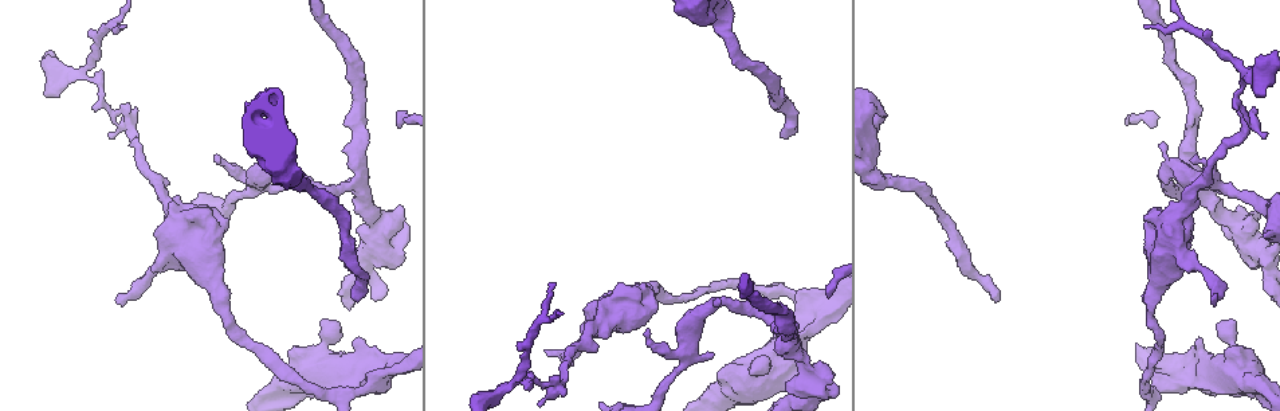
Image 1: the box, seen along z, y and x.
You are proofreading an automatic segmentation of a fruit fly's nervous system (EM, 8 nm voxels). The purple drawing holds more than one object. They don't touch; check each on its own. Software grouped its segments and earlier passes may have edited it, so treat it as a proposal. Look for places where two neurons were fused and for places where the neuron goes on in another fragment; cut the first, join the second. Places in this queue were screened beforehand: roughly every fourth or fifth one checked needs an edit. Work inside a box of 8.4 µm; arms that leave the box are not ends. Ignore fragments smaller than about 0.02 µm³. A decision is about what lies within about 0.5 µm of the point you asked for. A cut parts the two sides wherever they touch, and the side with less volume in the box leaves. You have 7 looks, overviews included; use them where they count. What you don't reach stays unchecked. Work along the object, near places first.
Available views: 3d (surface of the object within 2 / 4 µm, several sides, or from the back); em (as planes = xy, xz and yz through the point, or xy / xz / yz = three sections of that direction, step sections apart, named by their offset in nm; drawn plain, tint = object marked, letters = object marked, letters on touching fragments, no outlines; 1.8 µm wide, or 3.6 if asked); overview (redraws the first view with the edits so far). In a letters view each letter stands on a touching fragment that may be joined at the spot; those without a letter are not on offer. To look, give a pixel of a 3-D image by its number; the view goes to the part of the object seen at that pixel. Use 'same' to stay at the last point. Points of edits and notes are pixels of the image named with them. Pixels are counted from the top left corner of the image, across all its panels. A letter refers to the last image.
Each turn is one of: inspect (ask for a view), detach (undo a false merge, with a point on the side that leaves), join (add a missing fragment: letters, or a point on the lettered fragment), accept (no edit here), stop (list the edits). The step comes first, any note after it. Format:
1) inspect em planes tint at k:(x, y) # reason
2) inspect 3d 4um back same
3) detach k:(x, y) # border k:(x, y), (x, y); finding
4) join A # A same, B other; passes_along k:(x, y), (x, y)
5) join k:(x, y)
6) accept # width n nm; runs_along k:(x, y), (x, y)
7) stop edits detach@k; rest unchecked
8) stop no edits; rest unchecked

inspect 3d 2um back at 1:(1143, 26) # branch stops here

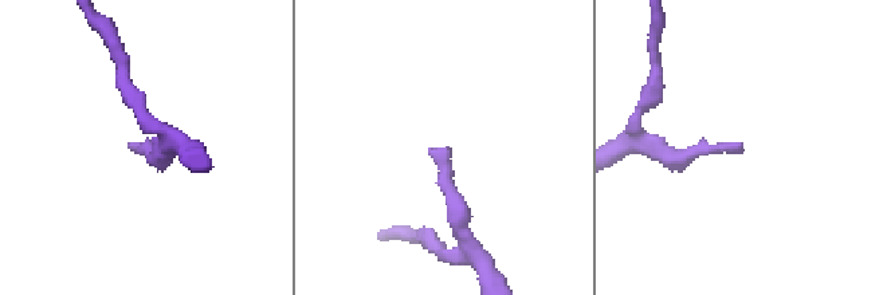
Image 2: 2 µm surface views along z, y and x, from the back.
inspect em planes plain at 2:(430, 149) # now the EM

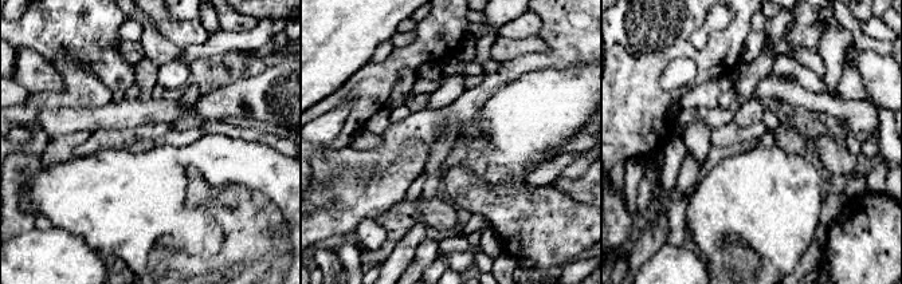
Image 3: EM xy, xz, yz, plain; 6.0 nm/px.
inspect em planes letters same

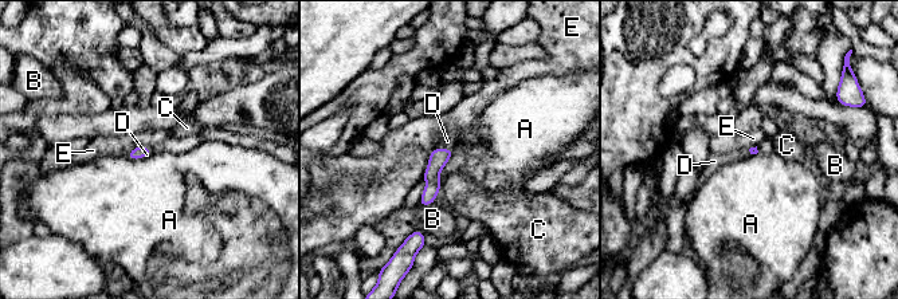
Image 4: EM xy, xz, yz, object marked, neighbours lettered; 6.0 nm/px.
join D # A other, B other, C other, D same, E other; it goes on there

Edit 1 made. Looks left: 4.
inspect overview # redraw

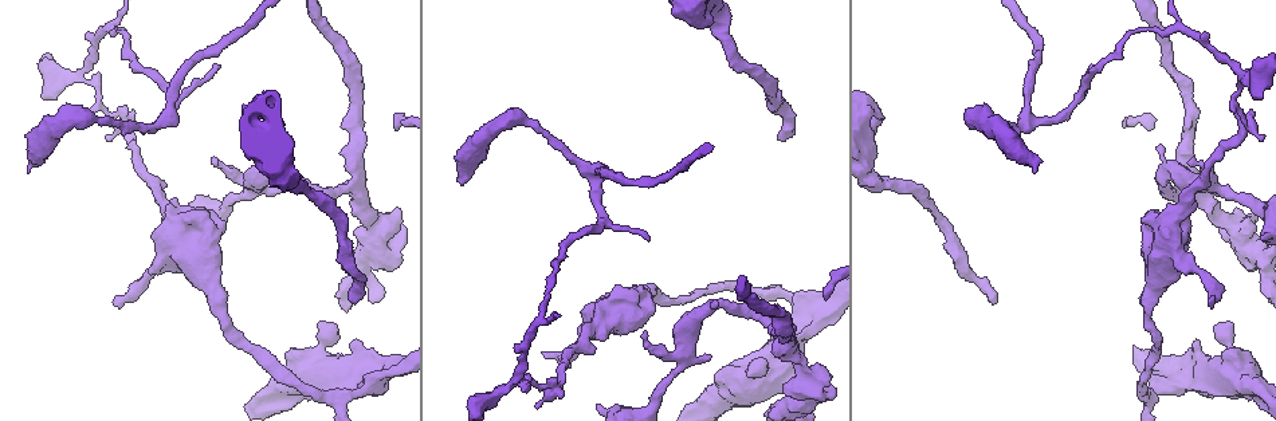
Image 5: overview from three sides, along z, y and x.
inspect em planes letters at 5:(1246, 123) # abrupt turn

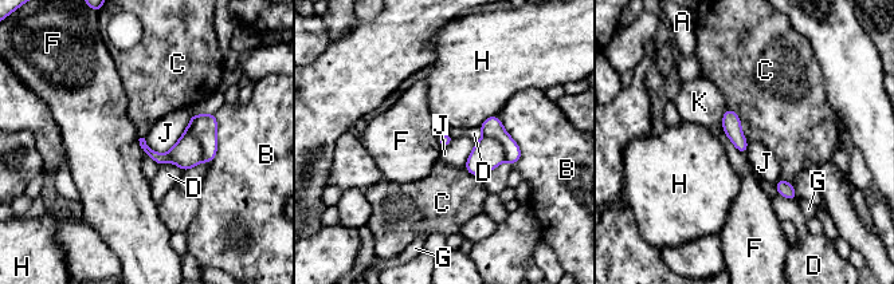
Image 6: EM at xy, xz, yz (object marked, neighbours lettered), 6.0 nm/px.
detach 6:(187, 153) # longest_contact J 360 nm; A other, B other, C other, D other, F other, G other, H other, J other, K other; border 6:(196, 115), (188, 130), (202, 161); a second neuron is stuck on

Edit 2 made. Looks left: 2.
inspect em 3.6um planes tint at 5:(1170, 231) # three-way junction

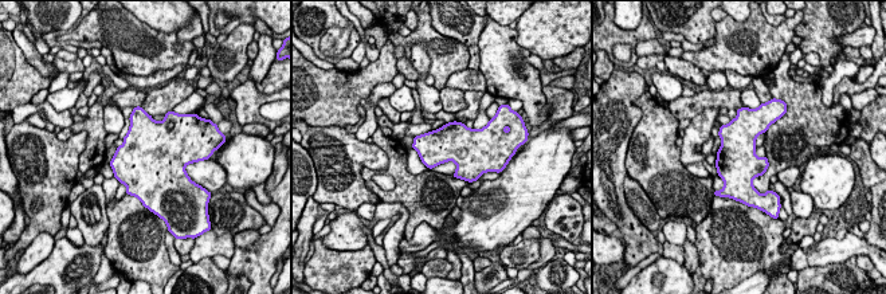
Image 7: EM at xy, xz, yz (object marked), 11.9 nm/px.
inspect em 3.6um planes letters same

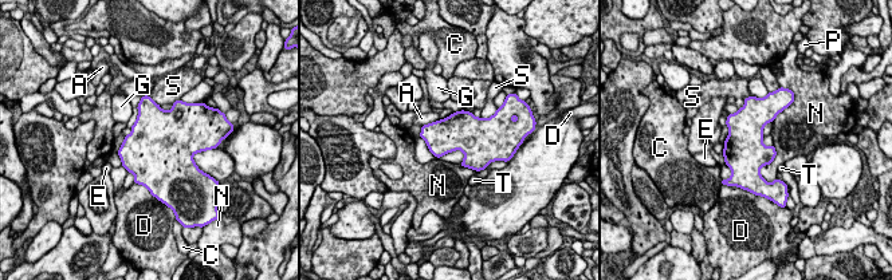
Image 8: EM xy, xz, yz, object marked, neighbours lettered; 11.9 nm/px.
accept # longest_contact N 480 nm; A other, C other, D other, E other, G other, N other, P other, S other, T other; border 8:(774, 145), (767, 182); continuous, no second neuron

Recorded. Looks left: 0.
stop edits join@4, detach@6; rest unchecked

